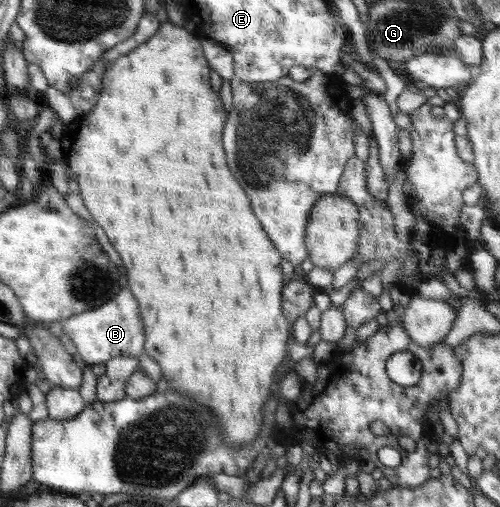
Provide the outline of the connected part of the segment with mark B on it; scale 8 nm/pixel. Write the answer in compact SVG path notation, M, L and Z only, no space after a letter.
M127 286L114 299L62 321L63 333L72 339L80 357L88 364L105 364L118 356L136 357L145 352L145 329L138 302Z

